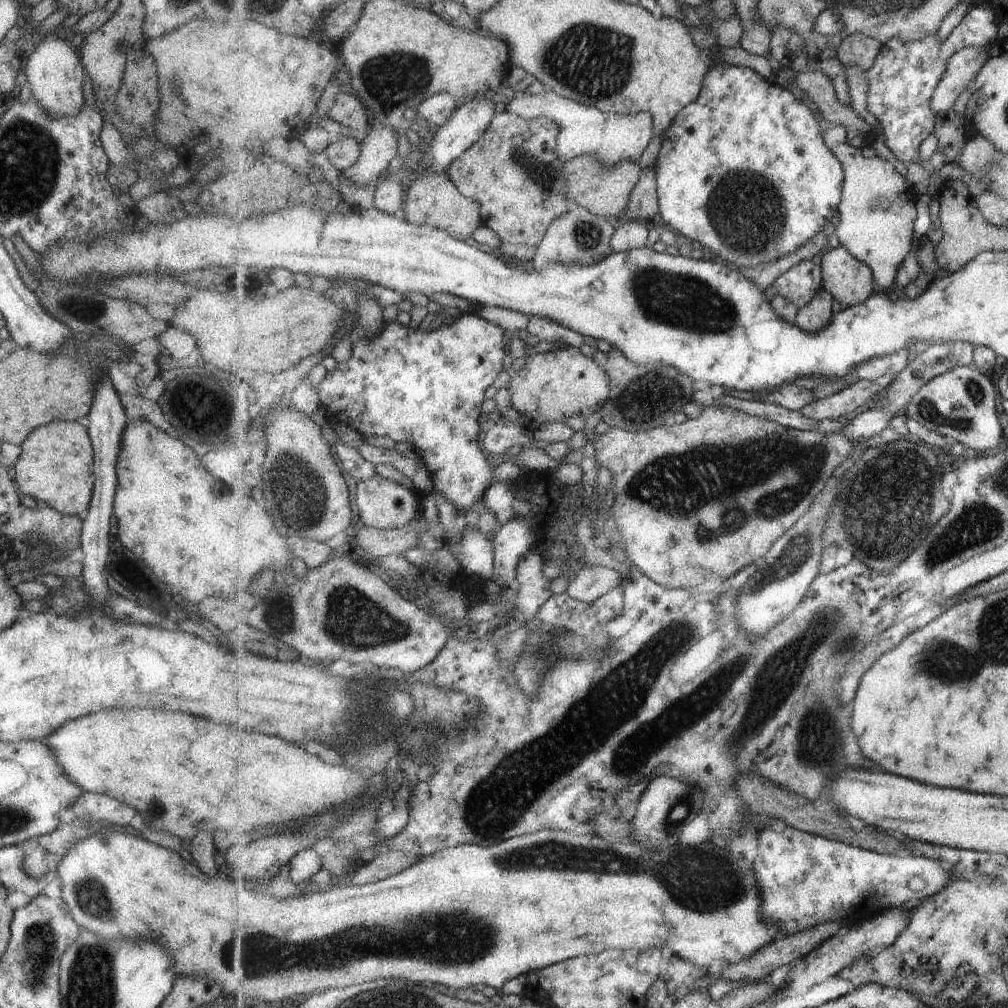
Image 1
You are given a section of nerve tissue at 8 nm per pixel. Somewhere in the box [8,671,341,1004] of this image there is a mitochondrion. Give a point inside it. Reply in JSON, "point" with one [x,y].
{"point":[39,944]}

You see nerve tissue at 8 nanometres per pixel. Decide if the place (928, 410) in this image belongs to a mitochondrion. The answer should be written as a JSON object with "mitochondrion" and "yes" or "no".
{"mitochondrion":"yes"}

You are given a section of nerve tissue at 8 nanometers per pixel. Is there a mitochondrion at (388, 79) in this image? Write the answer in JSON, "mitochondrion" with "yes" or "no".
{"mitochondrion":"yes"}

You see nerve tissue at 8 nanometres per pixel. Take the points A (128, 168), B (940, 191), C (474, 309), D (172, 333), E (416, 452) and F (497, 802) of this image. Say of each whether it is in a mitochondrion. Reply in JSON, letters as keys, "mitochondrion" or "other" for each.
{"A":"other","B":"other","C":"other","D":"other","E":"other","F":"mitochondrion"}

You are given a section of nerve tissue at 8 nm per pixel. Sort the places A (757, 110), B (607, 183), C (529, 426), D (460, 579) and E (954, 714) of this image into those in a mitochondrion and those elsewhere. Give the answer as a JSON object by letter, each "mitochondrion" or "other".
{"A":"other","B":"other","C":"other","D":"other","E":"other"}

